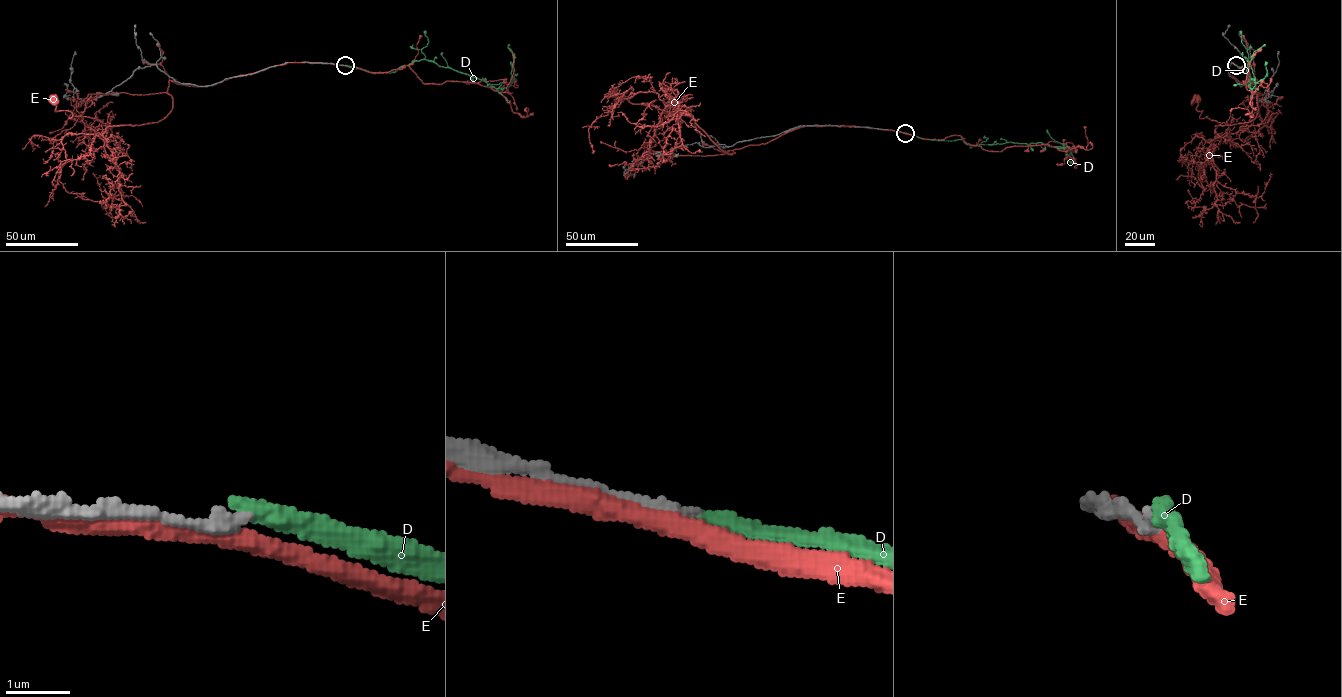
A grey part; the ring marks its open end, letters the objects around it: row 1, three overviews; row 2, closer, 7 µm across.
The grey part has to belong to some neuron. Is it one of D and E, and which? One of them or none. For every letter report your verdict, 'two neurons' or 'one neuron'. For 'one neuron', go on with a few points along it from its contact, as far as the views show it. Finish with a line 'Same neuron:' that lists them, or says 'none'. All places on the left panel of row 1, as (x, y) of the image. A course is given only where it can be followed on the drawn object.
D: two neurons
E: two neurons
Same neuron: none

